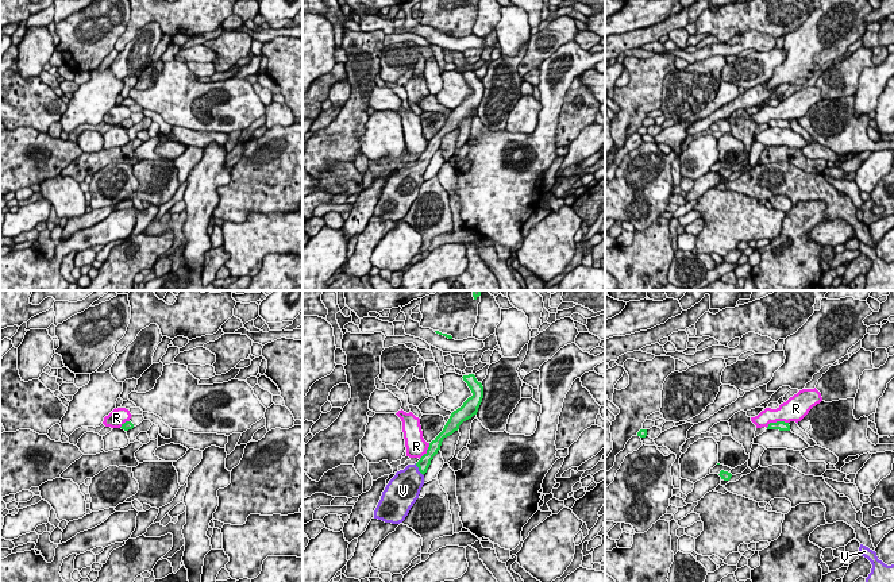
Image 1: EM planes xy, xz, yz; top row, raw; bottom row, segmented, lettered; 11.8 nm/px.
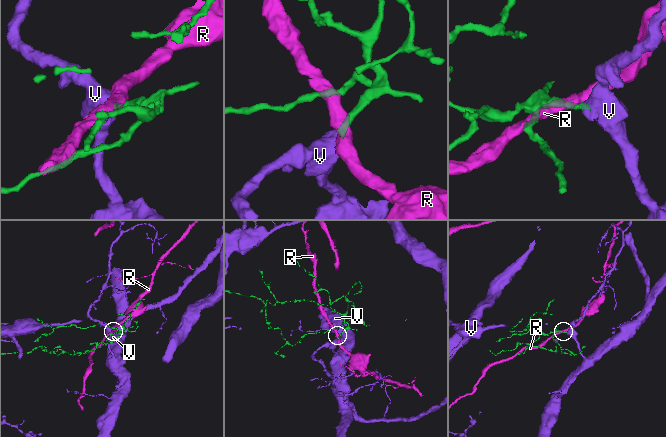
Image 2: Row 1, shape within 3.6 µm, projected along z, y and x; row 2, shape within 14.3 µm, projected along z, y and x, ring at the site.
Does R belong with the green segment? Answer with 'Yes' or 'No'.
No

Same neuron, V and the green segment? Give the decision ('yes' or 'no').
yes

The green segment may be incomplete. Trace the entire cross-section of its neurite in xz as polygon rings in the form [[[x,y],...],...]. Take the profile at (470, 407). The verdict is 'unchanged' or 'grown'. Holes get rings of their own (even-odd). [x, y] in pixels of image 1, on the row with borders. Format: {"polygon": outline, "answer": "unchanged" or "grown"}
{"polygon": [[[474,374],[463,375],[462,378],[470,388],[473,396],[451,413],[443,431],[429,443],[427,452],[420,460],[397,471],[389,481],[374,510],[374,519],[392,524],[400,524],[405,520],[411,508],[419,498],[424,485],[424,474],[427,473],[431,460],[440,450],[443,439],[458,431],[463,421],[477,415],[483,398],[483,386],[477,381]]], "answer": "grown"}

